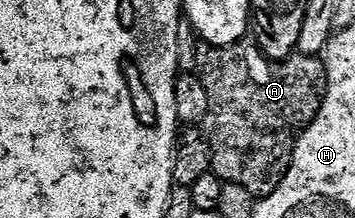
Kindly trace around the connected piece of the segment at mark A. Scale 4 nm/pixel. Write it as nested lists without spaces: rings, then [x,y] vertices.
[[[247,40],[231,46],[211,46],[208,51],[203,58],[203,90],[207,93],[208,114],[201,121],[201,129],[211,149],[211,174],[221,183],[232,182],[254,196],[271,194],[287,174],[291,152],[300,133],[318,116],[327,90],[324,63],[318,57],[298,52],[281,62],[272,62],[258,45]]]

